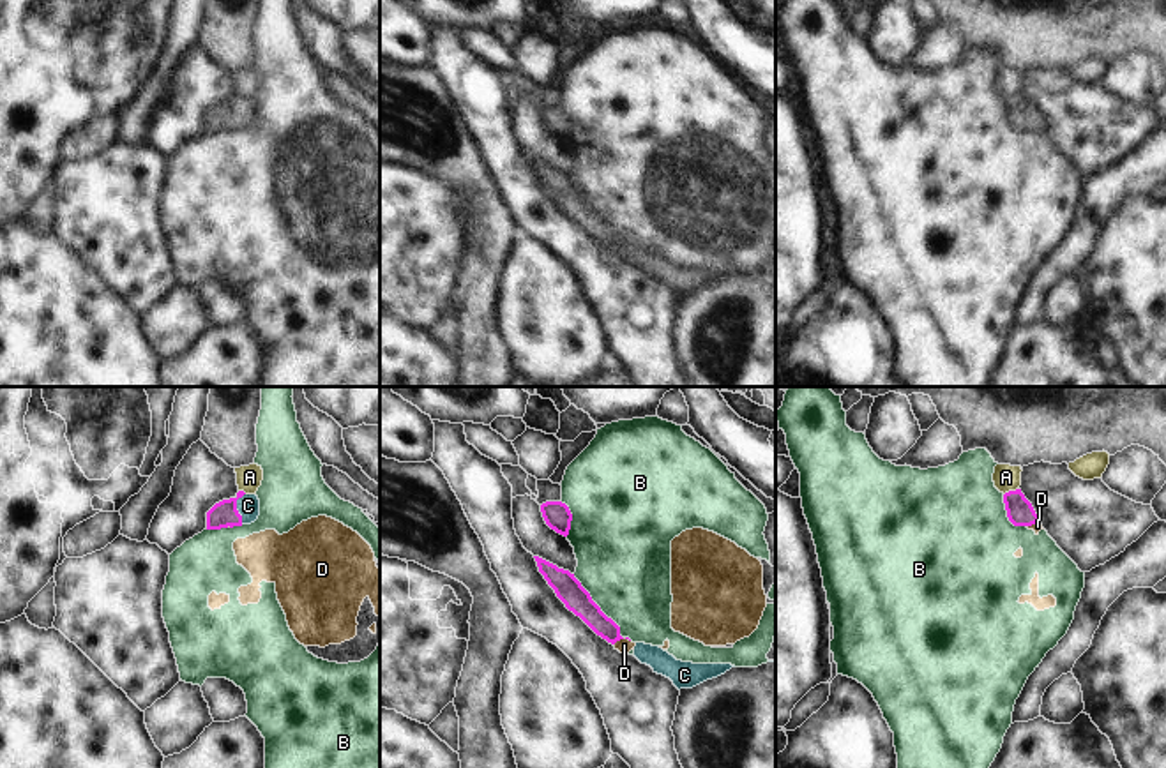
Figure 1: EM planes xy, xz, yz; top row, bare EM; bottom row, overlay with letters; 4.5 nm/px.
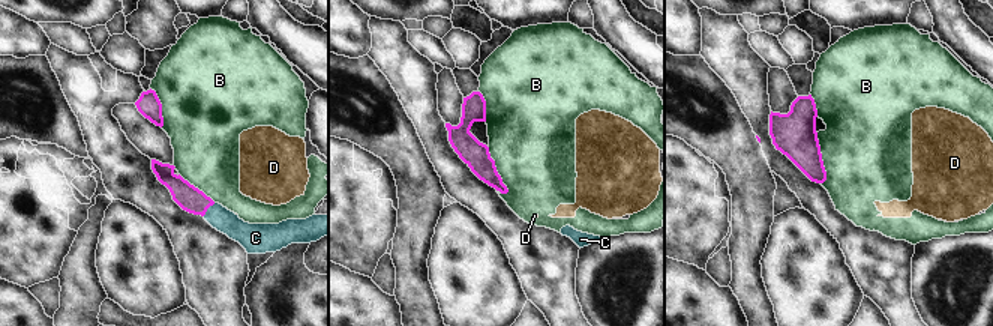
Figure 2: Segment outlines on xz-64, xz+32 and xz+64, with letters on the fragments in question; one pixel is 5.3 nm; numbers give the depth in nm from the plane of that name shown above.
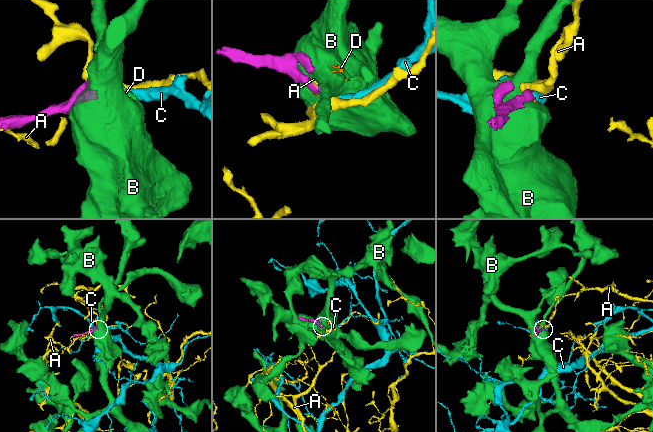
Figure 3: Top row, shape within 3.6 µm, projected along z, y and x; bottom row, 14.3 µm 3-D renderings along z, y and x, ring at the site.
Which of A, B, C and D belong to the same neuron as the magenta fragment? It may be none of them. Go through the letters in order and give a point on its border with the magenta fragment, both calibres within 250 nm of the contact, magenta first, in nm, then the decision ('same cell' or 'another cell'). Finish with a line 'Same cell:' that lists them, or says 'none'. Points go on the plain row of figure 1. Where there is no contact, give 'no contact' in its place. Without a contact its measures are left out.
A: meets magenta in yz at (1011, 96); 120 nm thick on the magenta side, 120 nm on the other; another cell
B: meets magenta in xz at (598, 210); 120 nm thick on the magenta side, 440 nm on the other; another cell
C: meets magenta in xy at (235, 113); 120 nm thick on the magenta side, 100 nm on the other; same cell
D: meets magenta in xz at (620, 242); 110 nm thick on the magenta side, 70 nm on the other; another cell
Same cell: C

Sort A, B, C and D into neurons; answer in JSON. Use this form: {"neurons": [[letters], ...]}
{"neurons": [["A"], ["B", "D"], ["C"]]}

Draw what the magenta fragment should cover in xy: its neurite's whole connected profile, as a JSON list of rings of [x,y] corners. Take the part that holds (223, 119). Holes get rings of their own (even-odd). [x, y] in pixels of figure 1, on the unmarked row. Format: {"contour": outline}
{"contour": [[[238,95],[235,102],[223,104],[207,117],[207,134],[251,129],[258,124],[258,120],[258,101]]]}

